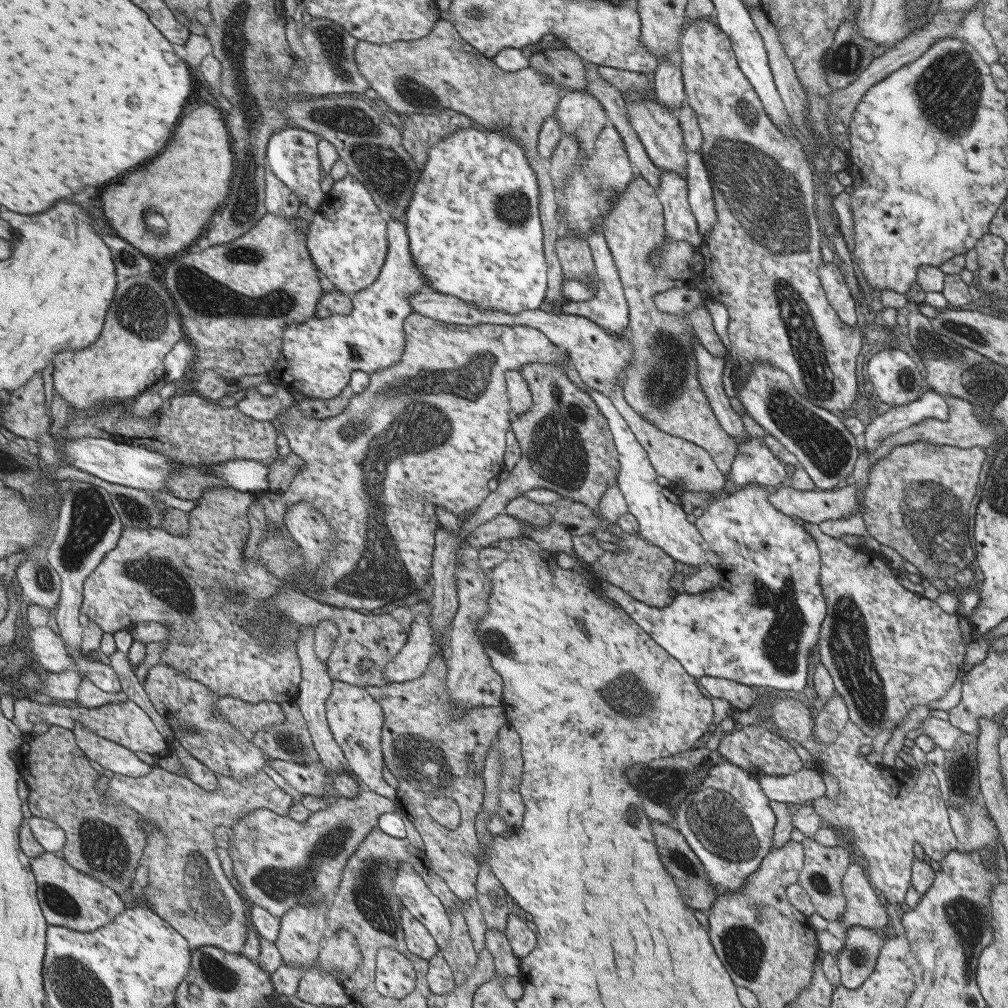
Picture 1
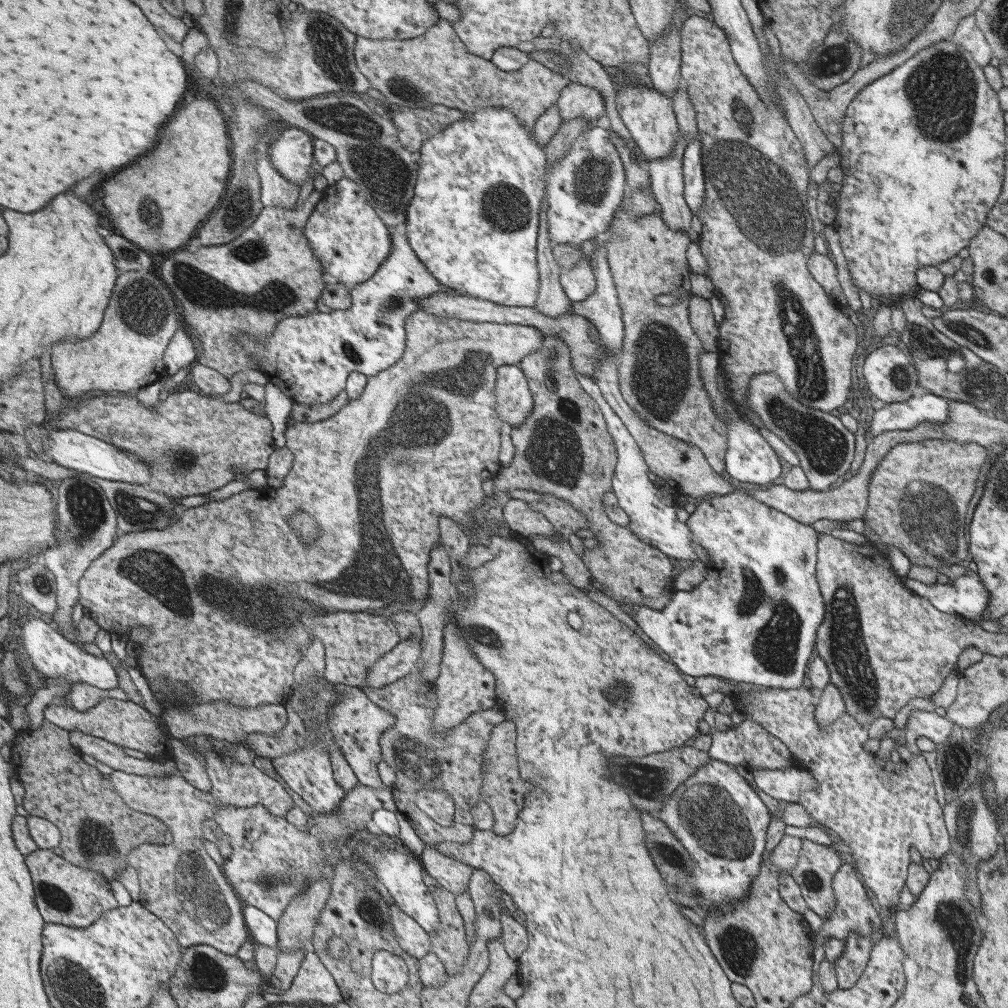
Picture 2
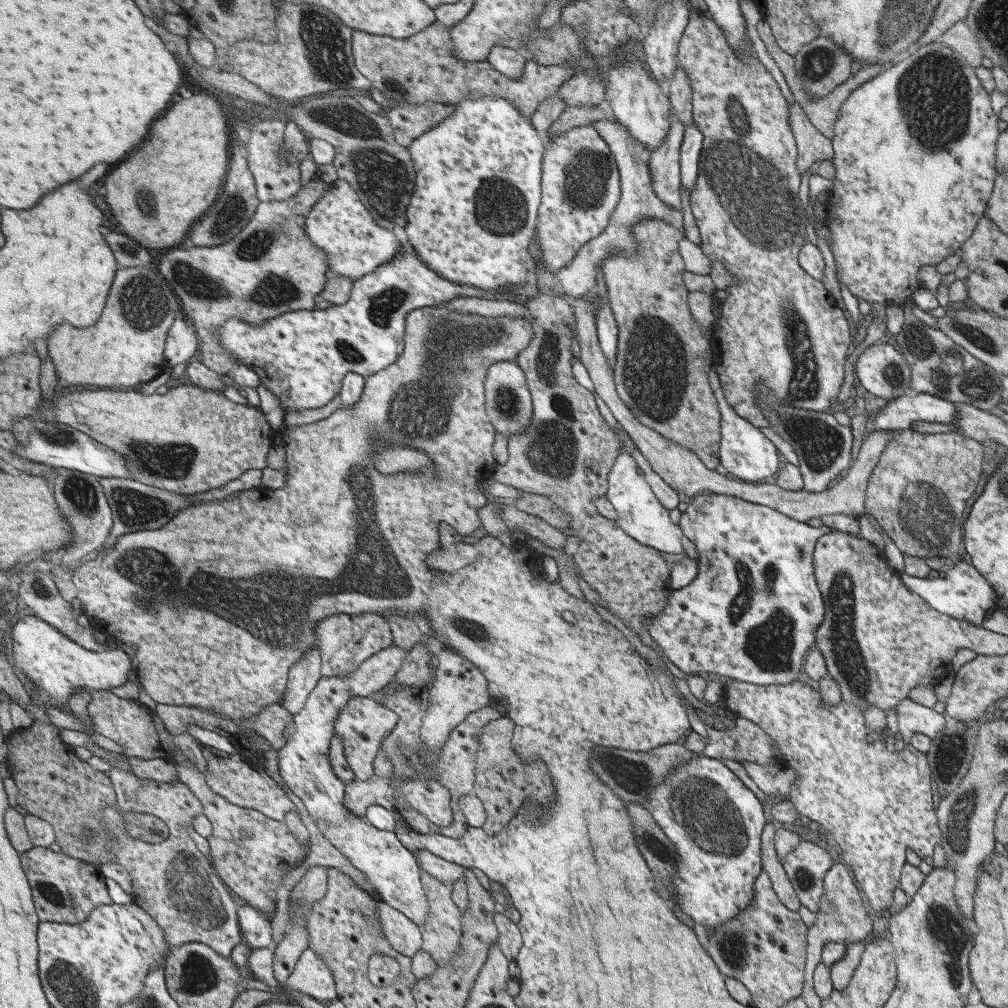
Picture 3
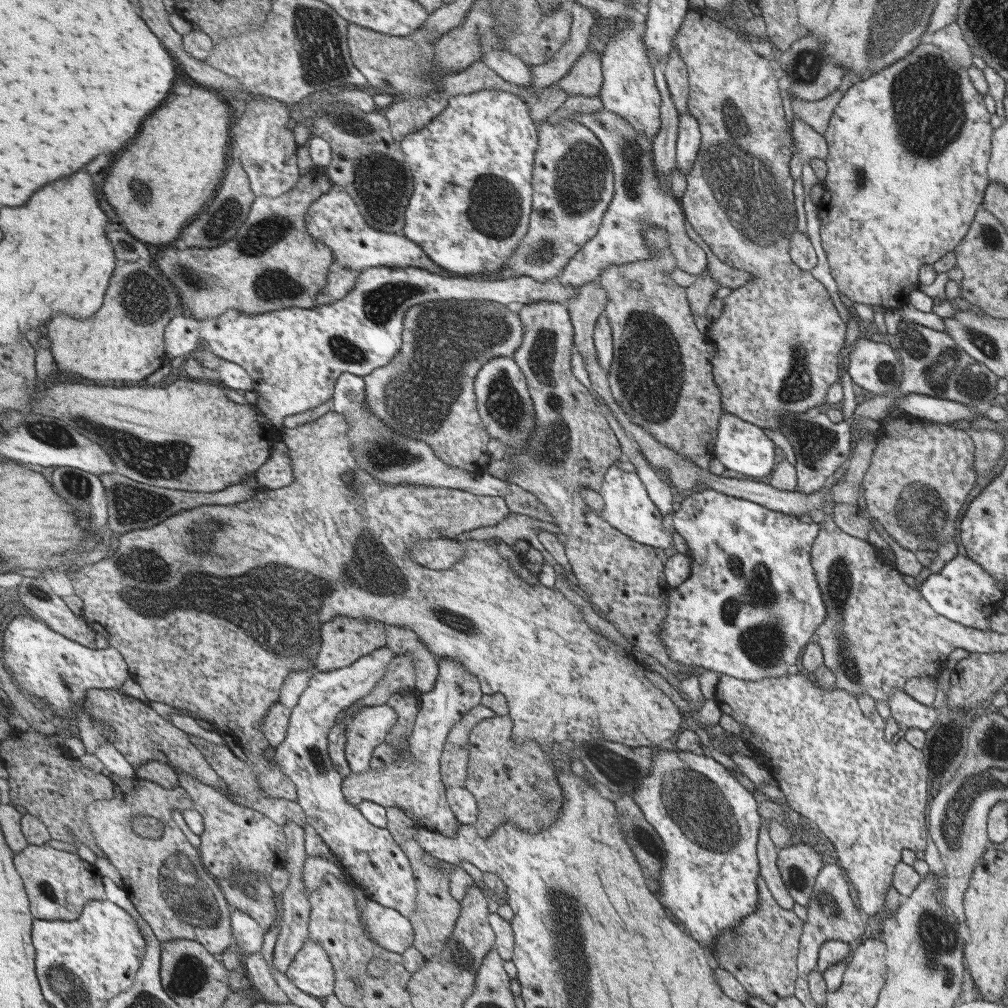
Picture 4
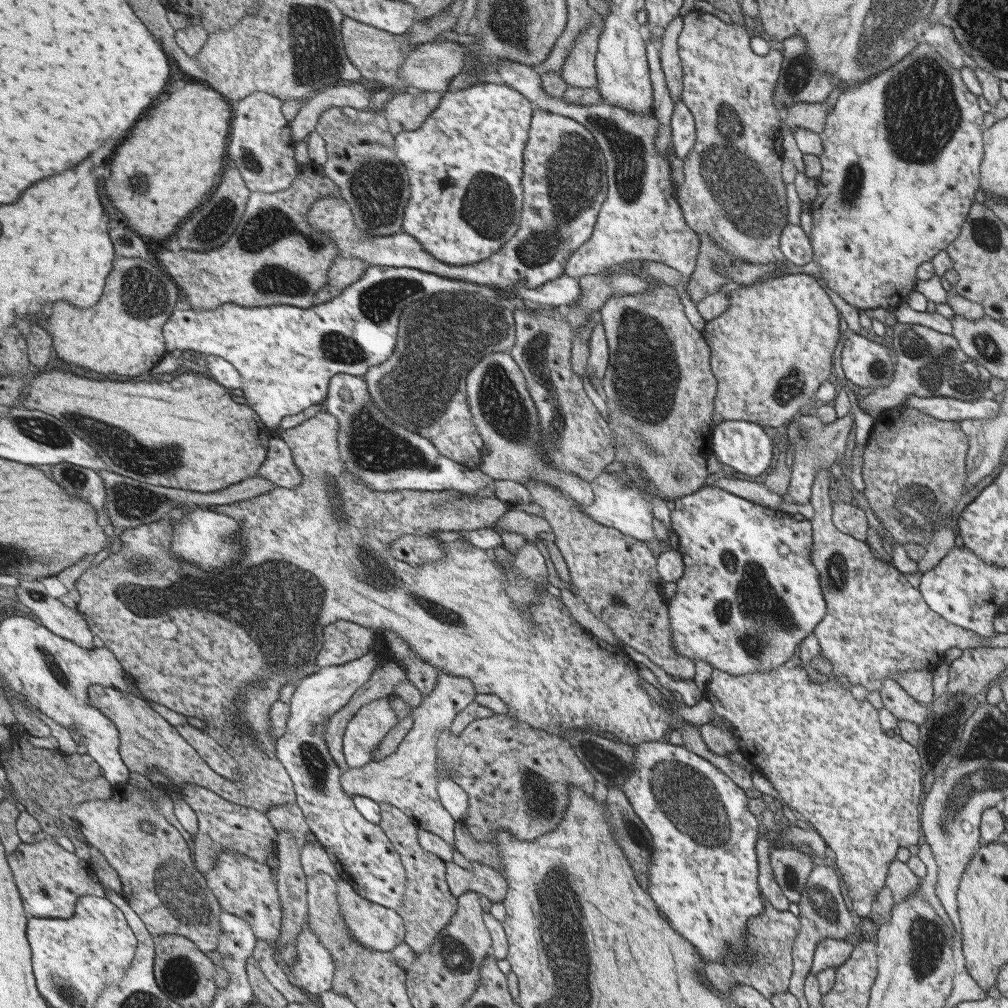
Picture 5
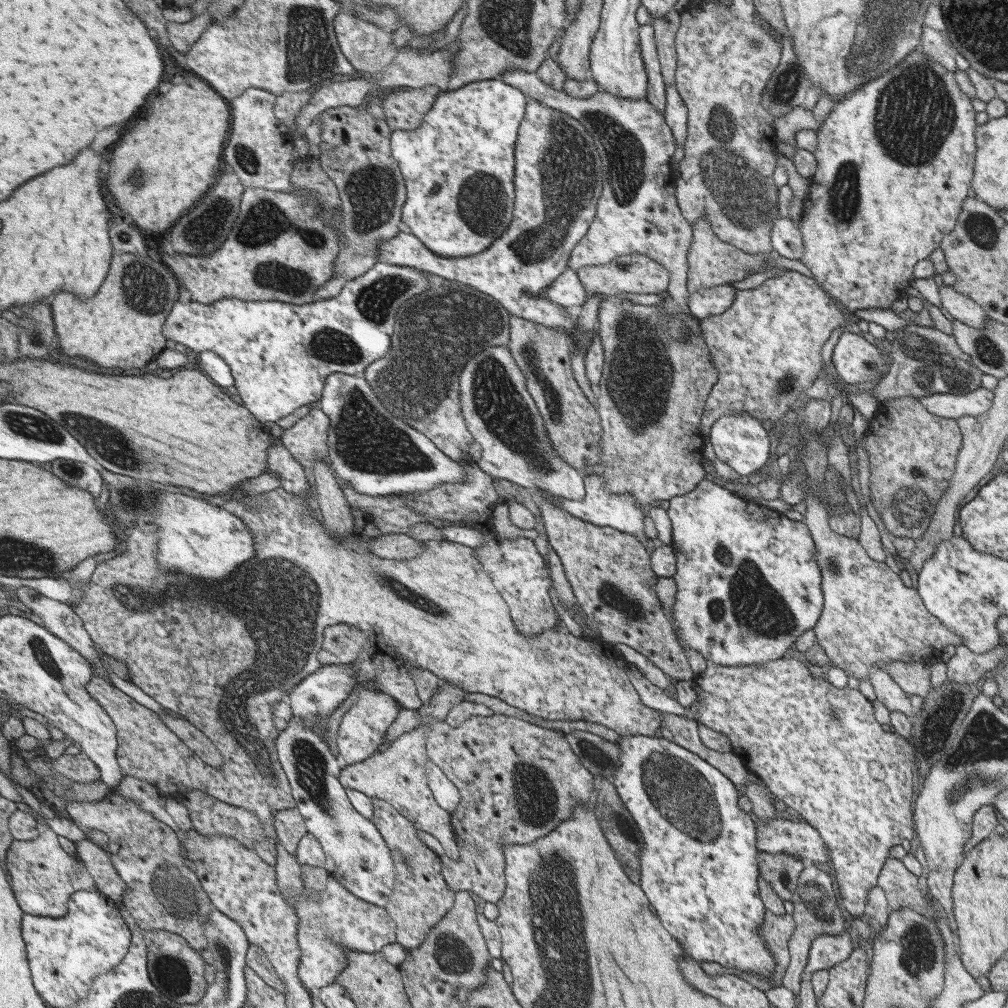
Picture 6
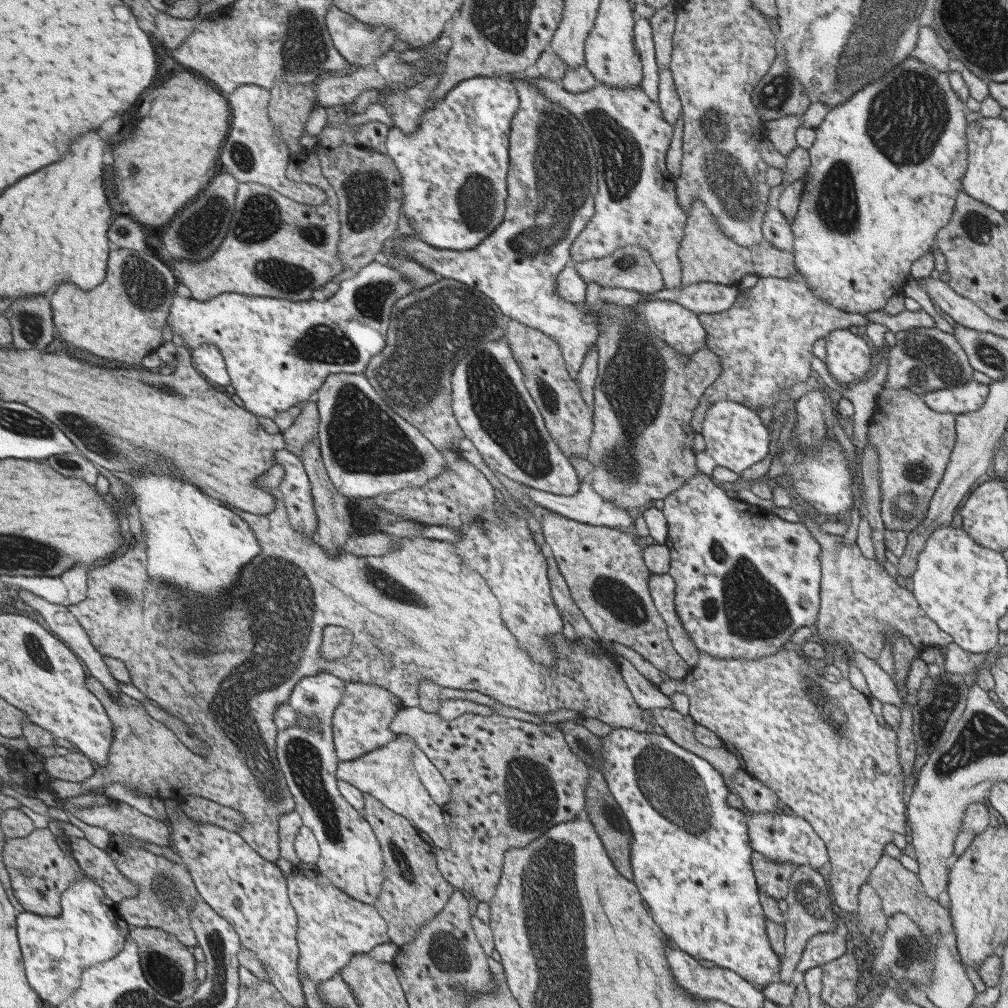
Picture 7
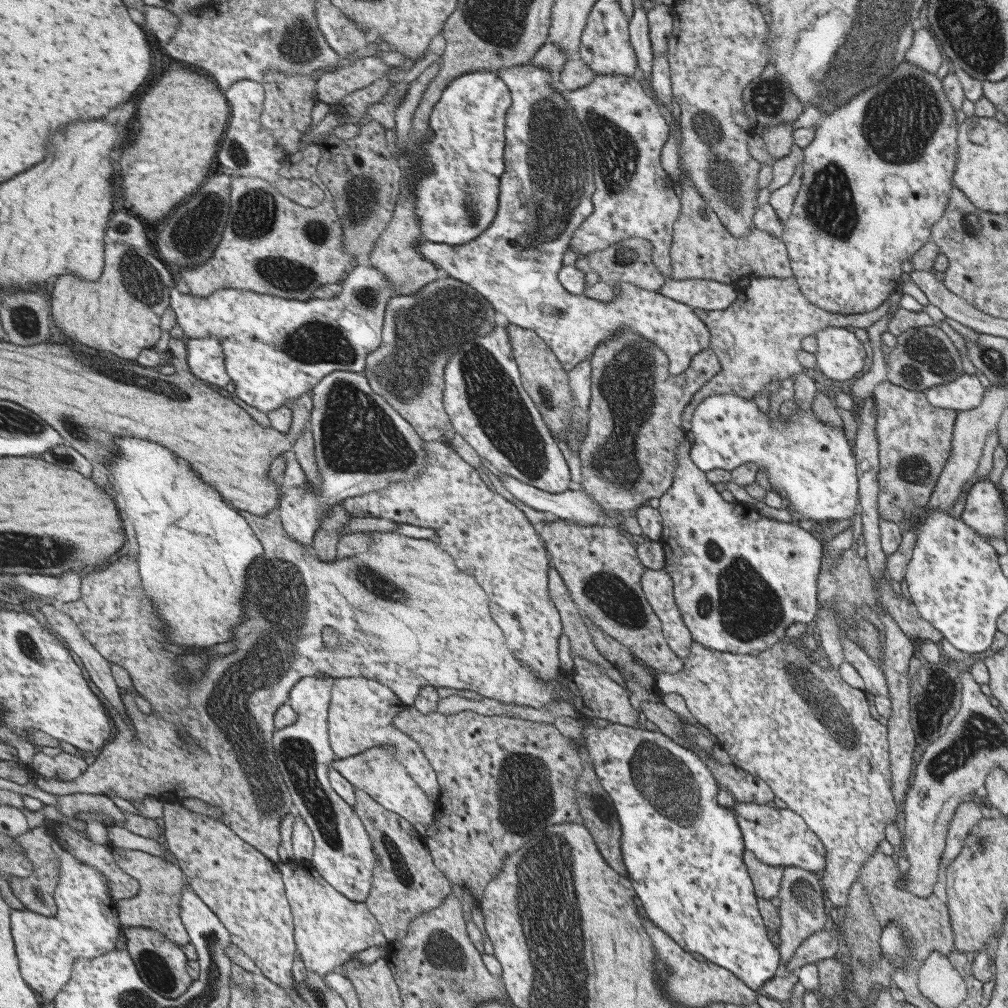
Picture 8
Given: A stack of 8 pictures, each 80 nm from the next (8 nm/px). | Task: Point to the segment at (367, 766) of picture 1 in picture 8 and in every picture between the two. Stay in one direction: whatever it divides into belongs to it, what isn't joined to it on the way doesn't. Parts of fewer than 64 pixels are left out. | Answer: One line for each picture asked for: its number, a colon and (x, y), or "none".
2: (356, 723)
3: (363, 724)
4: (370, 726)
5: (367, 729)
6: (363, 730)
7: (361, 723)
8: (362, 716)

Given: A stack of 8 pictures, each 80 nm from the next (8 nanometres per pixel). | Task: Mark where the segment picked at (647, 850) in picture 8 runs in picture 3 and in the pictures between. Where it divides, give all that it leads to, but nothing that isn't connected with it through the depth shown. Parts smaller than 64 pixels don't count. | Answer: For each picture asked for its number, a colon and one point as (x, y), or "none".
3: (713, 819)
4: (708, 822)
5: (703, 878)
6: (699, 849)
7: (686, 838)

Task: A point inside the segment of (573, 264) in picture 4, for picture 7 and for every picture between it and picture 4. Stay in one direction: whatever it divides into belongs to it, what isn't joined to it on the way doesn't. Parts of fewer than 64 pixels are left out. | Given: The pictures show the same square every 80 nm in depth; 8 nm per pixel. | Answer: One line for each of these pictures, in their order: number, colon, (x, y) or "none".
5: (639, 219)
6: (636, 212)
7: (634, 204)

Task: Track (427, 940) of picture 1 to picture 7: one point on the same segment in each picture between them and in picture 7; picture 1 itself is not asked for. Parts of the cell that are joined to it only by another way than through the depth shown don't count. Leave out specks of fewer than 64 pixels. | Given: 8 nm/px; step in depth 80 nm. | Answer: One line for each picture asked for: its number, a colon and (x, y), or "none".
2: (412, 937)
3: (403, 933)
4: (391, 929)
5: (378, 927)
6: (335, 918)
7: (333, 925)

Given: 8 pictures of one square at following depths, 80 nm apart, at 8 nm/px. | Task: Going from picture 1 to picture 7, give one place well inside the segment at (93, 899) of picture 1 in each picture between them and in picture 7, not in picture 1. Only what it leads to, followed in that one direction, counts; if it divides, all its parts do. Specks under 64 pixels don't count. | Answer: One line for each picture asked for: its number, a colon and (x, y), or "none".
2: (67, 894)
3: (66, 889)
4: (67, 882)
5: (52, 880)
6: (41, 866)
7: (51, 871)

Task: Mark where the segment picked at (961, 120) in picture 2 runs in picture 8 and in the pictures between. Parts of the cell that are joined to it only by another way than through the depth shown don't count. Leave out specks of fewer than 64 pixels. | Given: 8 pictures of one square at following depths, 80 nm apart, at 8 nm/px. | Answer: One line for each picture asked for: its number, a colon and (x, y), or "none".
3: (907, 202)
4: (905, 201)
5: (887, 212)
6: (907, 203)
7: (903, 136)
8: (846, 237)

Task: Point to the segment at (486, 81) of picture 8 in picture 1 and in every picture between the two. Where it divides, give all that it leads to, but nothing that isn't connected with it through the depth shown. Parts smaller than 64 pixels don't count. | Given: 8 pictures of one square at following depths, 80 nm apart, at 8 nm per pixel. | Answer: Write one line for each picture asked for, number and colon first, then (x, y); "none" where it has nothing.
1: (474, 230)
2: (472, 220)
3: (478, 173)
4: (472, 165)
5: (462, 212)
6: (463, 148)
7: (454, 165)

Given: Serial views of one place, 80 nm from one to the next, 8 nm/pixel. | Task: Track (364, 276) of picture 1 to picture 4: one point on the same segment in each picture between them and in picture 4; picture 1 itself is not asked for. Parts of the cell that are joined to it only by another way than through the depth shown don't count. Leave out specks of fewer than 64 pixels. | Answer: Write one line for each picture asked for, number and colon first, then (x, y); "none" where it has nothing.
2: (345, 231)
3: (340, 224)
4: (334, 218)

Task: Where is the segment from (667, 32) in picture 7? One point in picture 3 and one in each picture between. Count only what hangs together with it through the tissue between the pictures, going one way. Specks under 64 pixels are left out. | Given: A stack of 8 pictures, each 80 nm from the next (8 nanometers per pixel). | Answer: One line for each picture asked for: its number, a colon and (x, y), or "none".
3: (679, 87)
4: (675, 75)
5: (670, 63)
6: (665, 28)

